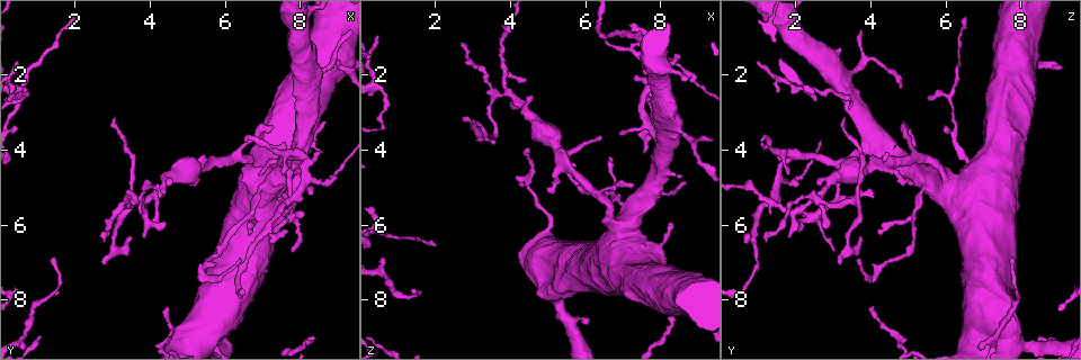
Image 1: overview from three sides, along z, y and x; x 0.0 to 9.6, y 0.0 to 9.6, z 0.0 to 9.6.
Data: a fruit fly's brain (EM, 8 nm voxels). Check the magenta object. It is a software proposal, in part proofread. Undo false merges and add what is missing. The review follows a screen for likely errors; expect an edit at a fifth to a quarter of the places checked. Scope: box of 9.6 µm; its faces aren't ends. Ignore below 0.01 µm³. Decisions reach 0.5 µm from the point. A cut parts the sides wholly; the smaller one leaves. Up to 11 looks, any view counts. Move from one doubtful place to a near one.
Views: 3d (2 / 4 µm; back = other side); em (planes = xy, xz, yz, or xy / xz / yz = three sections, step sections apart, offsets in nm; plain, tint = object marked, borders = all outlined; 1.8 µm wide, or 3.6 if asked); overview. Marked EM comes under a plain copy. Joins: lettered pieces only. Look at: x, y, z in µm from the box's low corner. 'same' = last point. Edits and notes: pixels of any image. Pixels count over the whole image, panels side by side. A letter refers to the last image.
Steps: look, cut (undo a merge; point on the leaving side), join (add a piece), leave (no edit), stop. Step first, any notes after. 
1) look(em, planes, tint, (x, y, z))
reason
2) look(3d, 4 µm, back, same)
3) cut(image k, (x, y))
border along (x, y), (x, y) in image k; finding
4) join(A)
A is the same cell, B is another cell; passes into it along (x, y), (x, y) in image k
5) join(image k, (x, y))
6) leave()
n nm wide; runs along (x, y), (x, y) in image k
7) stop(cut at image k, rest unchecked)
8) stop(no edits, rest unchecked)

look(em, xz, step 8, tint, (3.90, 6.05, 2.80))
thin end

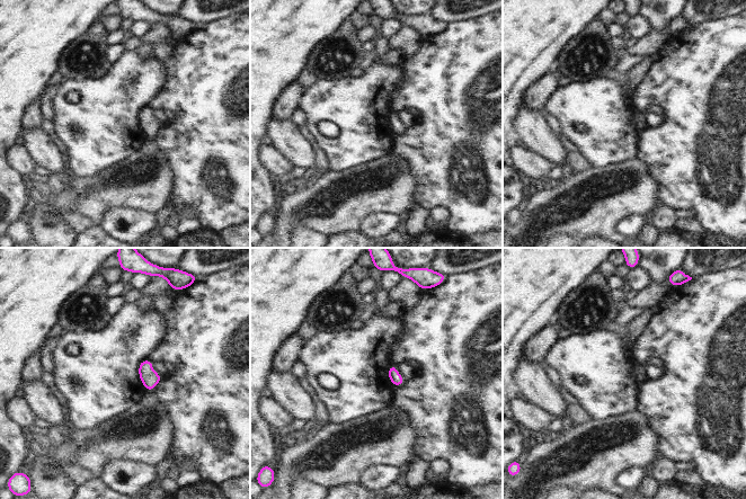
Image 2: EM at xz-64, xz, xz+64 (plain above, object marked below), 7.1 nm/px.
look(em, planes, borders, same)
cut it another way

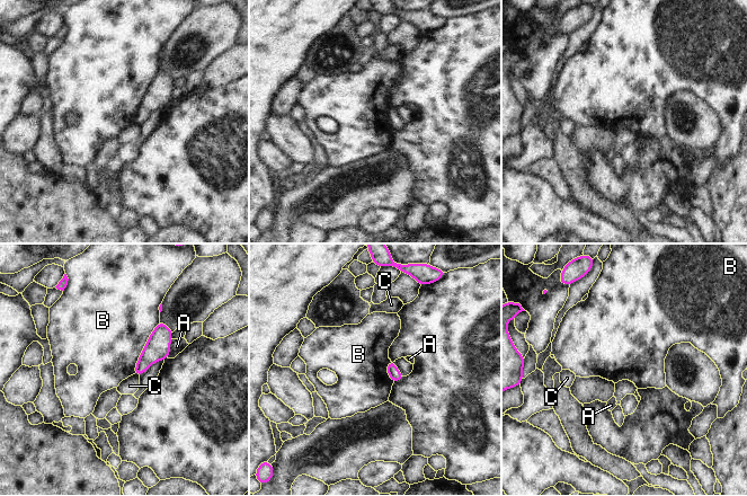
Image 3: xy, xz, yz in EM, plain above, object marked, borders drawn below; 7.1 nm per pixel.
leave()
A, B and C are other cells; border along (159, 319), (142, 350), (133, 373) in image 3; no lettered piece goes on from it

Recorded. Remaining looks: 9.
look(3d, 4 µm, (6.45, 6.90, 3.65))
free end

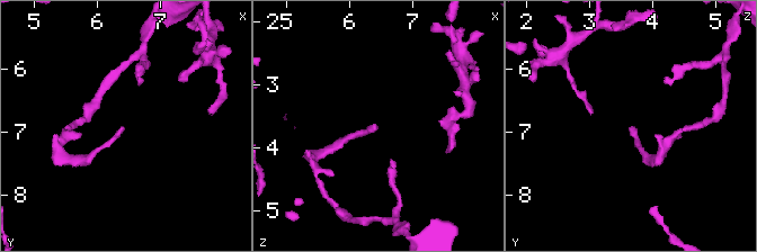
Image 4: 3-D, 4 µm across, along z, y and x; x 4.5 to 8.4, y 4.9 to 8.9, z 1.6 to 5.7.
look(em, planes, borders, (6.40, 6.95, 3.65))

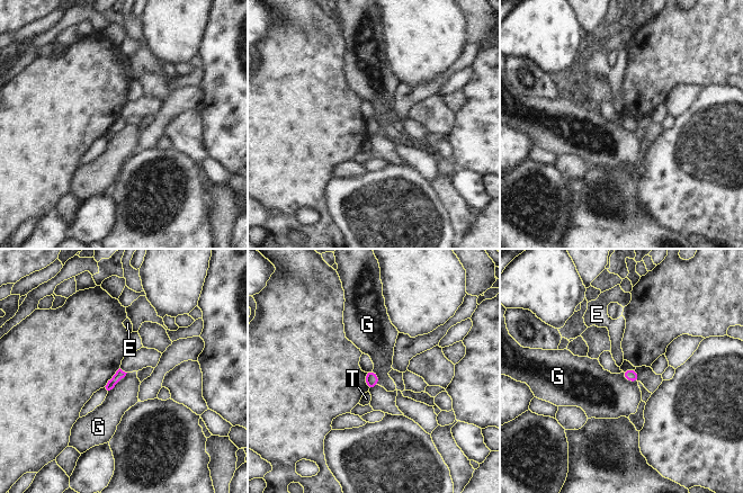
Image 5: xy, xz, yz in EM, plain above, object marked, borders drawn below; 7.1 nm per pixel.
leave()
E, G and T are other cells; border along (127, 373), (108, 391) in image 5; none of them fits

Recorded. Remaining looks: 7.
look(em, xz, step 8, borders, (7.60, 6.05, 0.90))
thin end

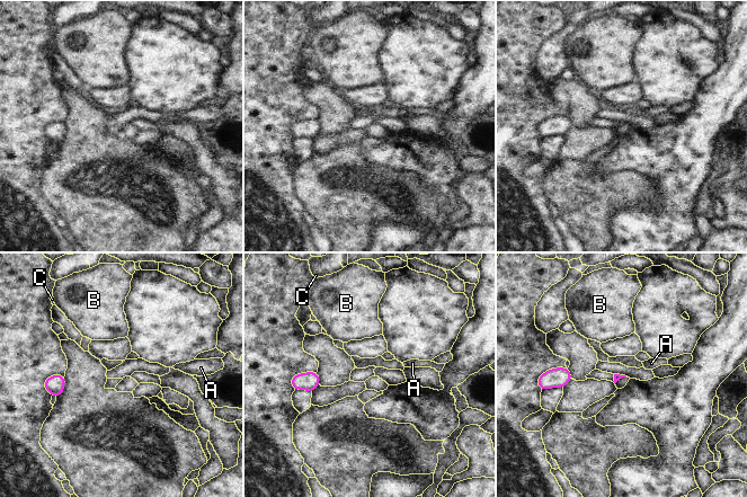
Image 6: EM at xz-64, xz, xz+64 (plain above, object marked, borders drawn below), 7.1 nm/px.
look(em, planes, borders, same)
another direction

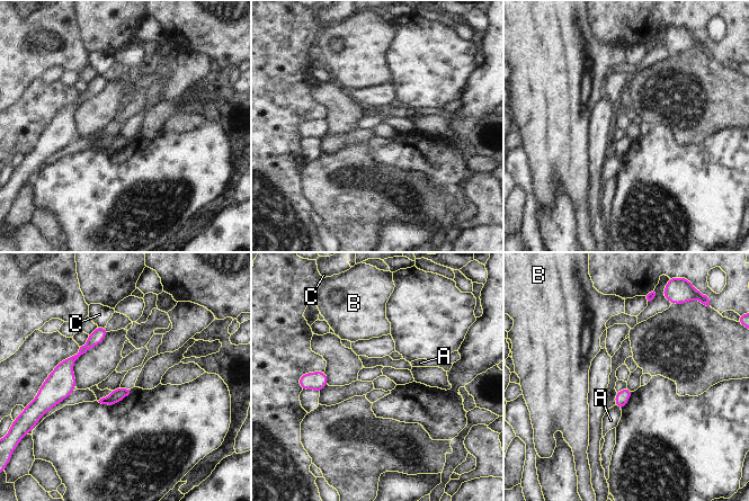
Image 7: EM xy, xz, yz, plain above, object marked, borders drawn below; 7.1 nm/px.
leave()
90 nm wide; A, B and C are other cells; border along (615, 404), (621, 411) in image 7; no lettered piece goes on from it

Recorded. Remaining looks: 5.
look(3d, 2 µm, (6.60, 3.75, 1.10))
an open end

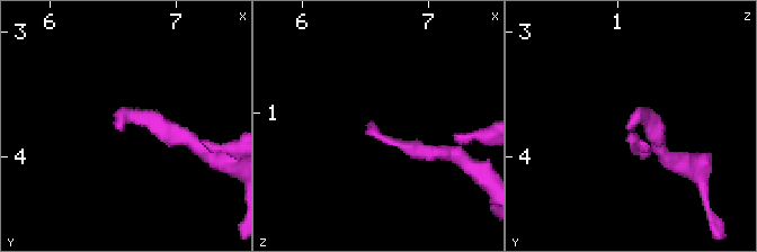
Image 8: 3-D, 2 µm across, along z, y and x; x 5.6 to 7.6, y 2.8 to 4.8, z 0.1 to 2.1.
look(em, yz, step 4, borders, (6.54, 3.76, 1.08))
shape alone is not enough

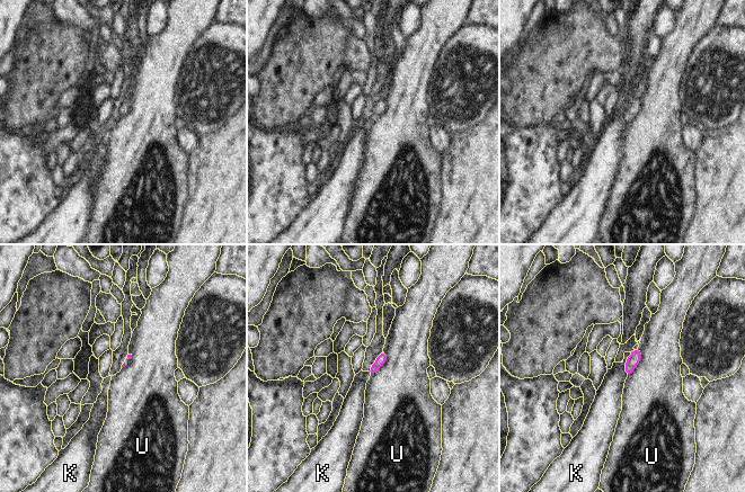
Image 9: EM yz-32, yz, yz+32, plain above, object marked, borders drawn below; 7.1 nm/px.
look(em, planes, borders, same)

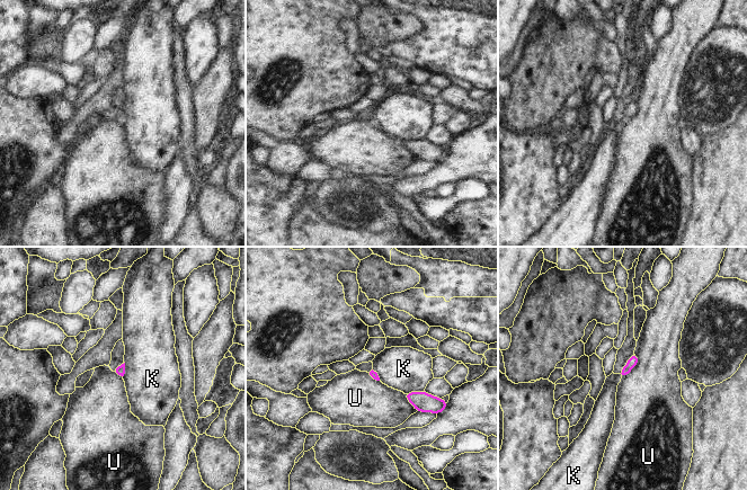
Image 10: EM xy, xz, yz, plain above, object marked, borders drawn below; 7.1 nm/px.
leave()
K and U are other cells; border along (424, 390), (406, 391), (403, 393) in image 10; no lettered piece goes on from it

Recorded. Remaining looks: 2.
look(3d, 4 µm, back, (1.40, 6.90, 7.80))
end of a long branch

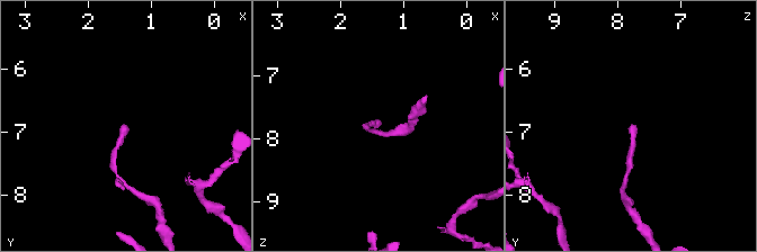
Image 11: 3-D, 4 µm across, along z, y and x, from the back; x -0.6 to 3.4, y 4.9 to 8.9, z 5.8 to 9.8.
look(em, planes, borders, (1.50, 6.90, 7.80))
shape alone is not enough

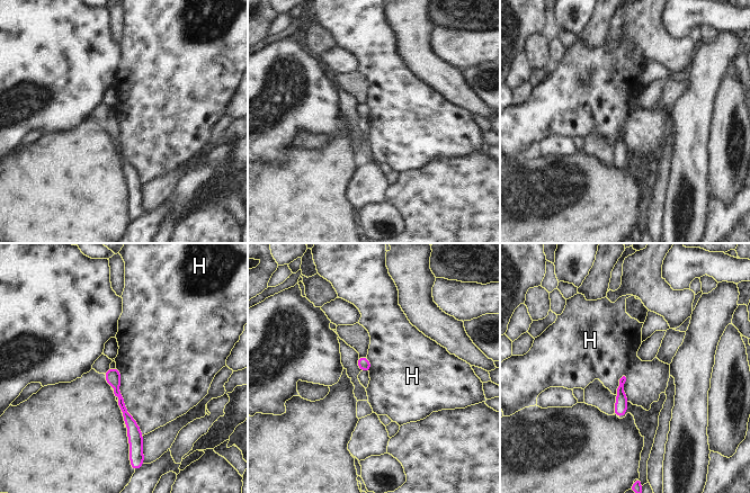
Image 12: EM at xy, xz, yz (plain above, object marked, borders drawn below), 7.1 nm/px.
leave()
H is another cell; runs along (112, 370), (122, 406), (139, 435) in image 12; no lettered piece goes on from it

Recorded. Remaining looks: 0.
stop(no edits, rest unchecked)

